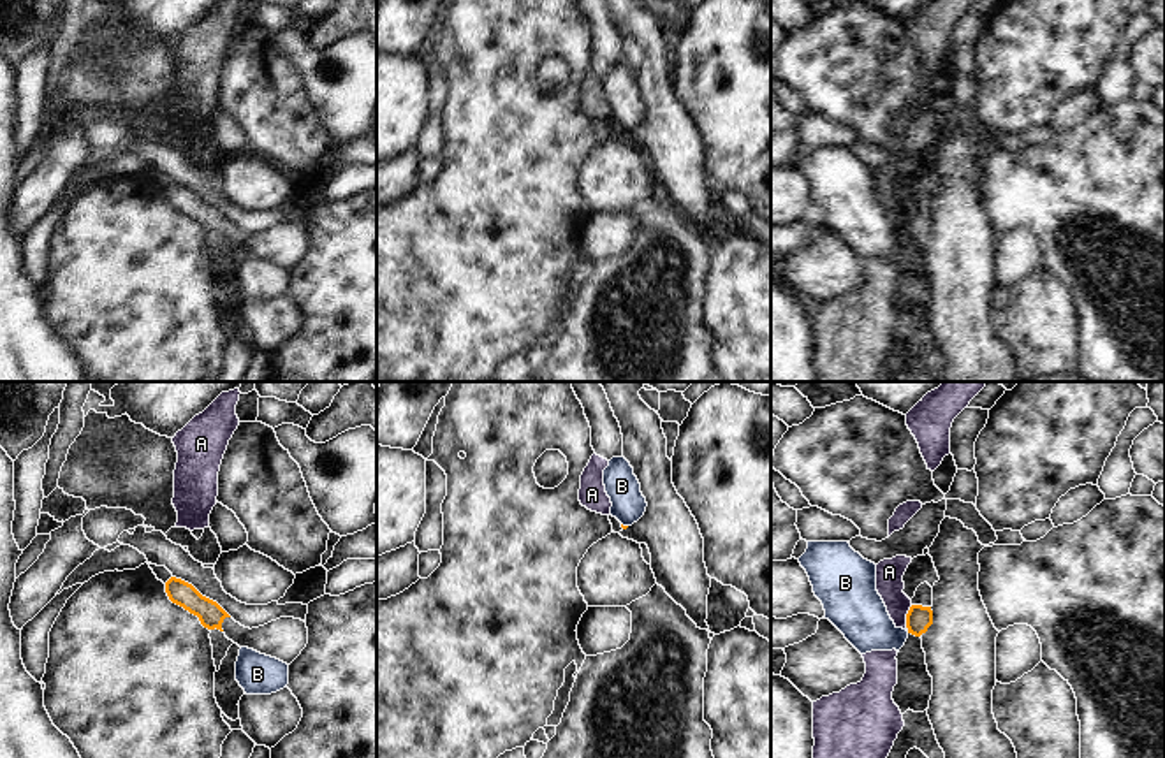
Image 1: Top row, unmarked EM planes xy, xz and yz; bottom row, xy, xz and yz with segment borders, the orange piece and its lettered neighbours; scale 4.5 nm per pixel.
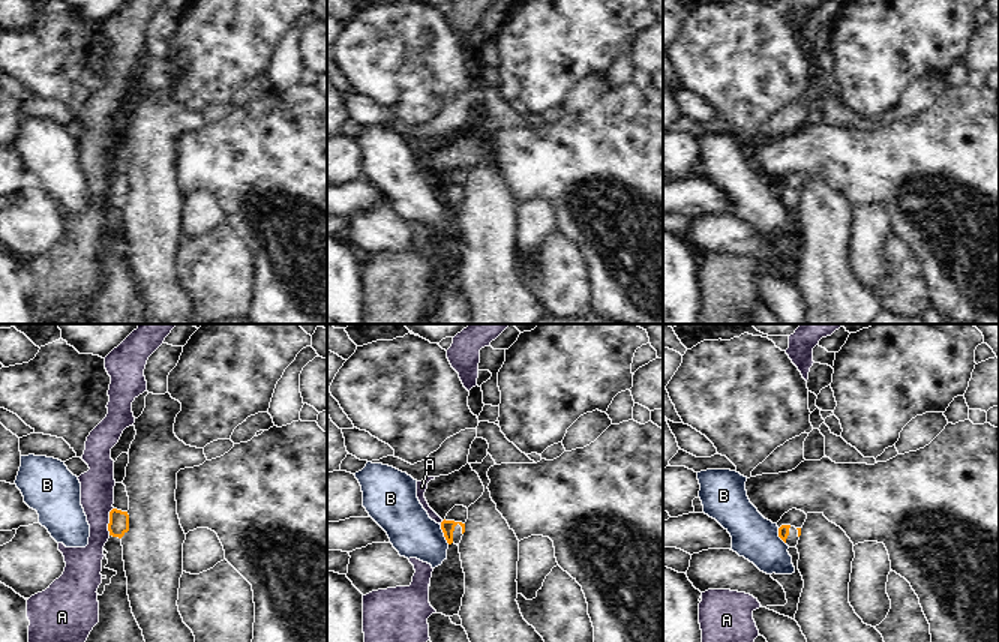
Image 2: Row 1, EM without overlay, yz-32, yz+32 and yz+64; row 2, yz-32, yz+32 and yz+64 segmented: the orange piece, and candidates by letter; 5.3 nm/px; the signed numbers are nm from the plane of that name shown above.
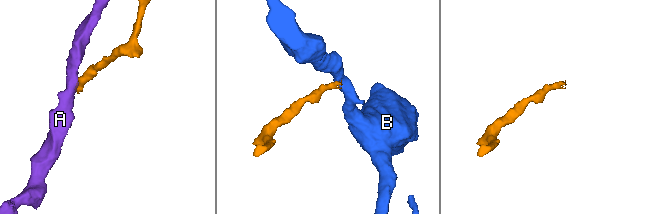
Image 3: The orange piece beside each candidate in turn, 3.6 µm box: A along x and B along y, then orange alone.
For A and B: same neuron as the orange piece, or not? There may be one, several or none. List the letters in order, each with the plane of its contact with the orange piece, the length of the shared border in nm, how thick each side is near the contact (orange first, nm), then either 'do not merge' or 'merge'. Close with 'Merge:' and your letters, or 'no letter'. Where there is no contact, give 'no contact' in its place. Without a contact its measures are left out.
A: yz | 120 nm | 120/130 nm | do not merge
B: xz | 40 nm | 20/160 nm | do not merge
Merge: no letter

